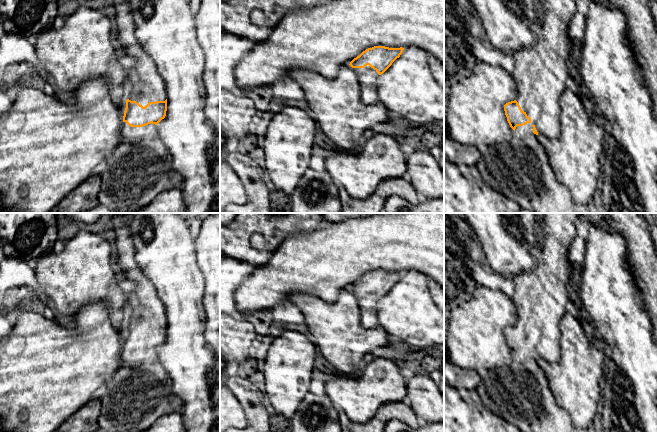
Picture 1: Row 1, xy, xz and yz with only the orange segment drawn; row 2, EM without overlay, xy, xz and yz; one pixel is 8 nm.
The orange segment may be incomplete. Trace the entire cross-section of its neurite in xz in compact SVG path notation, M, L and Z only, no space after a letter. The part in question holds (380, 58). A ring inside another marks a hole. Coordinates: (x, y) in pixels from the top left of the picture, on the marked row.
M374 46L363 51L350 62L358 77L361 101L365 105L379 102L376 83L392 63L400 57L404 48Z

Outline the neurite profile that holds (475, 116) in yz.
M477 62L473 71L450 88L446 124L458 143L493 148L513 140L504 105L517 97L517 85L500 66Z

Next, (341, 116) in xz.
M349 64L340 66L334 79L301 68L289 70L288 75L302 88L304 100L307 102L308 108L314 112L319 135L326 136L341 149L357 150L366 130L390 121L388 109L383 103L379 101L376 104L365 105L361 101L358 77Z

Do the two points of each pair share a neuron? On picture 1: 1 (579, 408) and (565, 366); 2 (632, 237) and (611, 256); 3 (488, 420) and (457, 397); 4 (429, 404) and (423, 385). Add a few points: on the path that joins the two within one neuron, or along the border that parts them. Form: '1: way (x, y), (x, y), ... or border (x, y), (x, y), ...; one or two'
1: way (579, 398), (575, 376); one
2: border (606, 229), (617, 231), (624, 238), (629, 265); two
3: way (480, 420), (465, 405); one
4: way (427, 399), (427, 390); one

